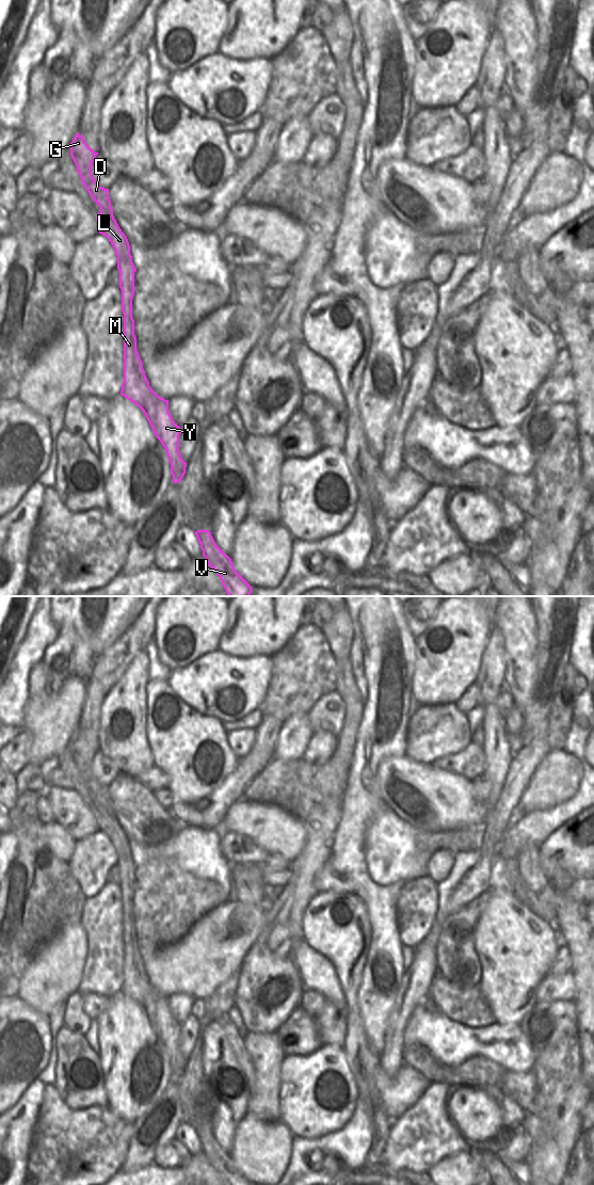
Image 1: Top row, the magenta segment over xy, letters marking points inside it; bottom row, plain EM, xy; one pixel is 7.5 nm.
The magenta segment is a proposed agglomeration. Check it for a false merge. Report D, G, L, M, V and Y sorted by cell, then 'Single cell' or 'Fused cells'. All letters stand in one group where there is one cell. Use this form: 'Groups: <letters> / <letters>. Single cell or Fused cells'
Groups: D G V Y / L M. Fused cells

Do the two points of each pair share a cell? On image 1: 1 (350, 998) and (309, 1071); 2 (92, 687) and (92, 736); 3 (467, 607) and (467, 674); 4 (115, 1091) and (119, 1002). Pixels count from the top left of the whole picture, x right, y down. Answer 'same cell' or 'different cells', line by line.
1: different cells
2: same cell
3: same cell
4: same cell

